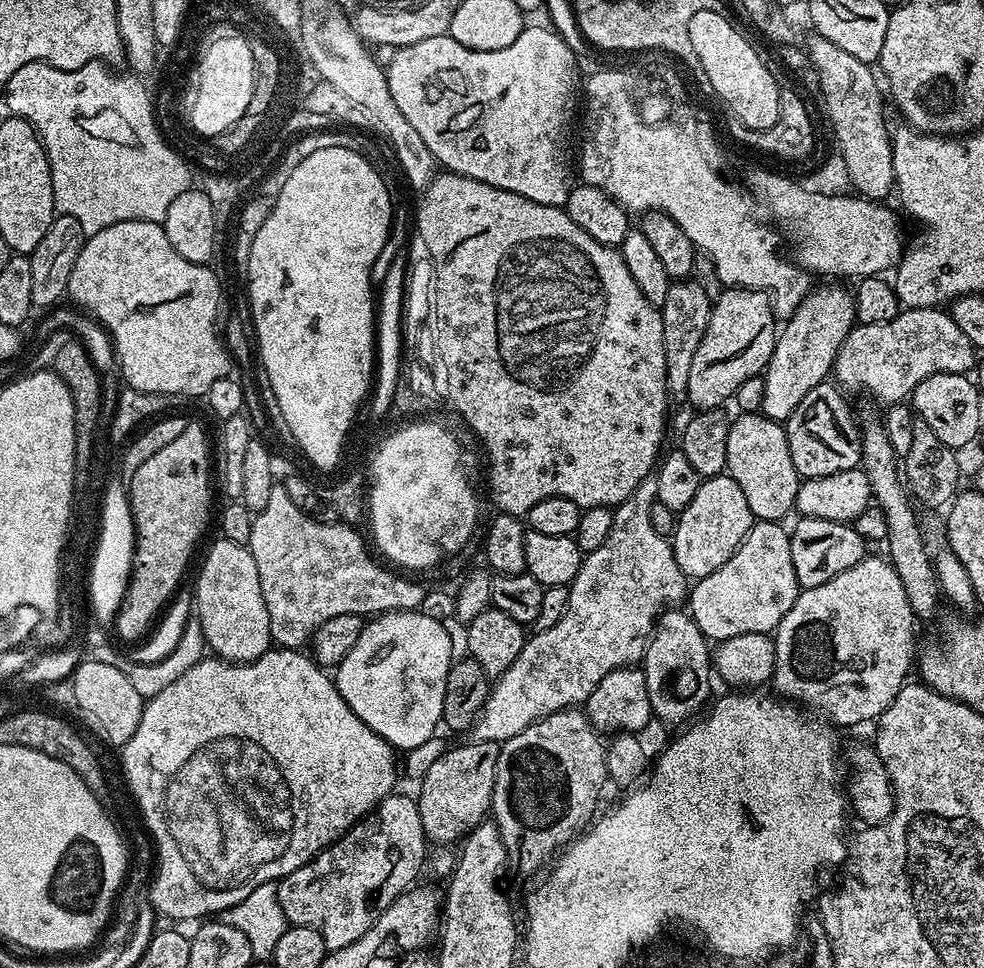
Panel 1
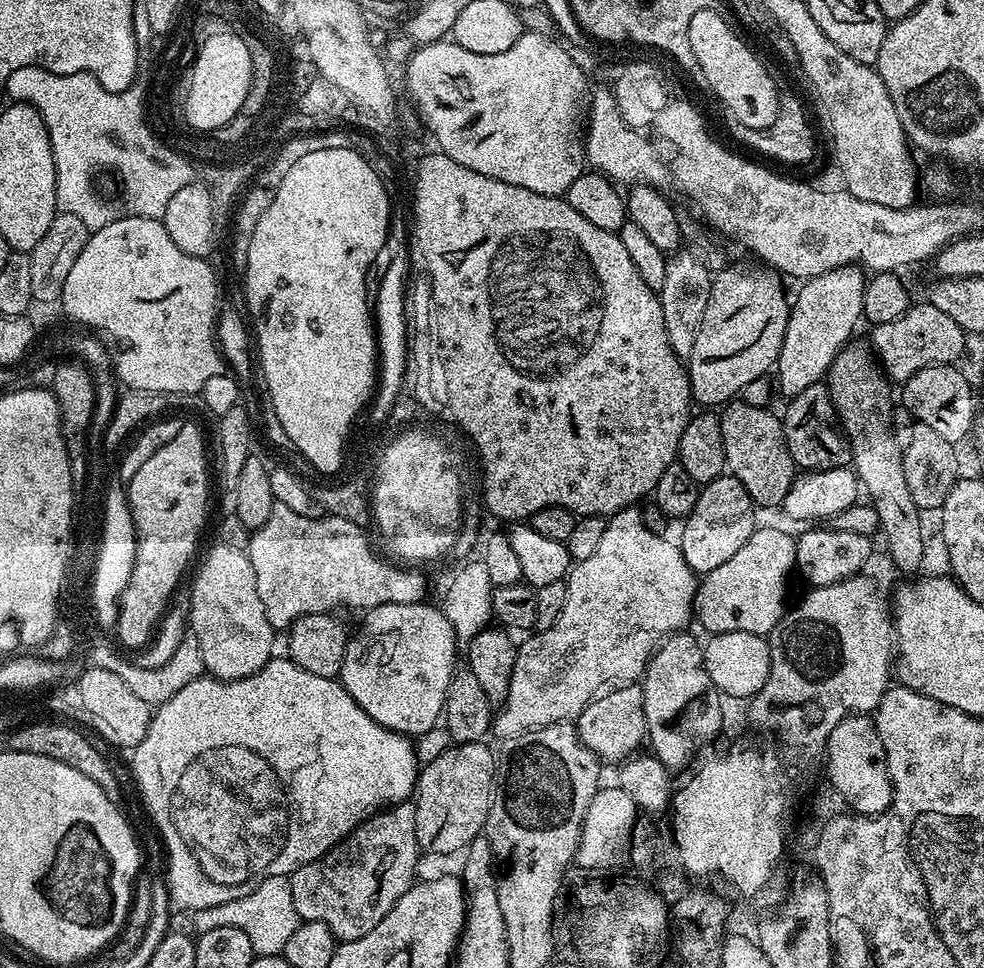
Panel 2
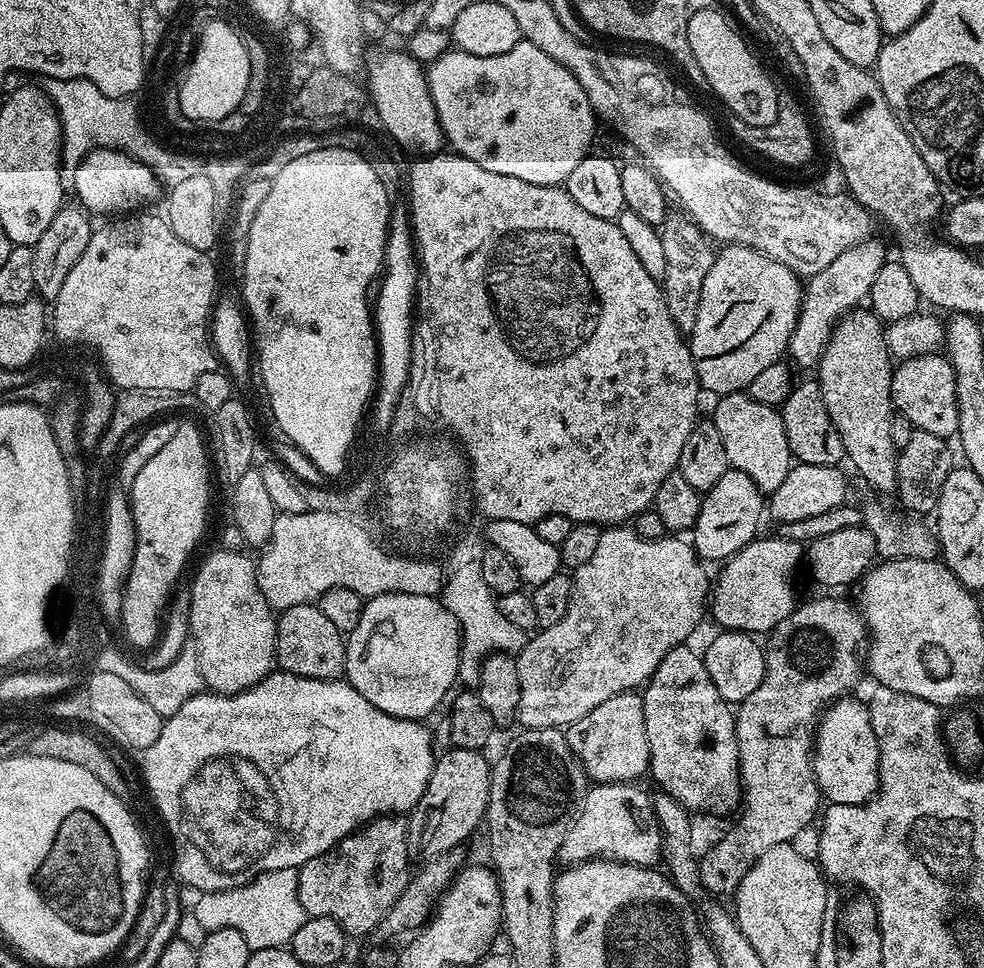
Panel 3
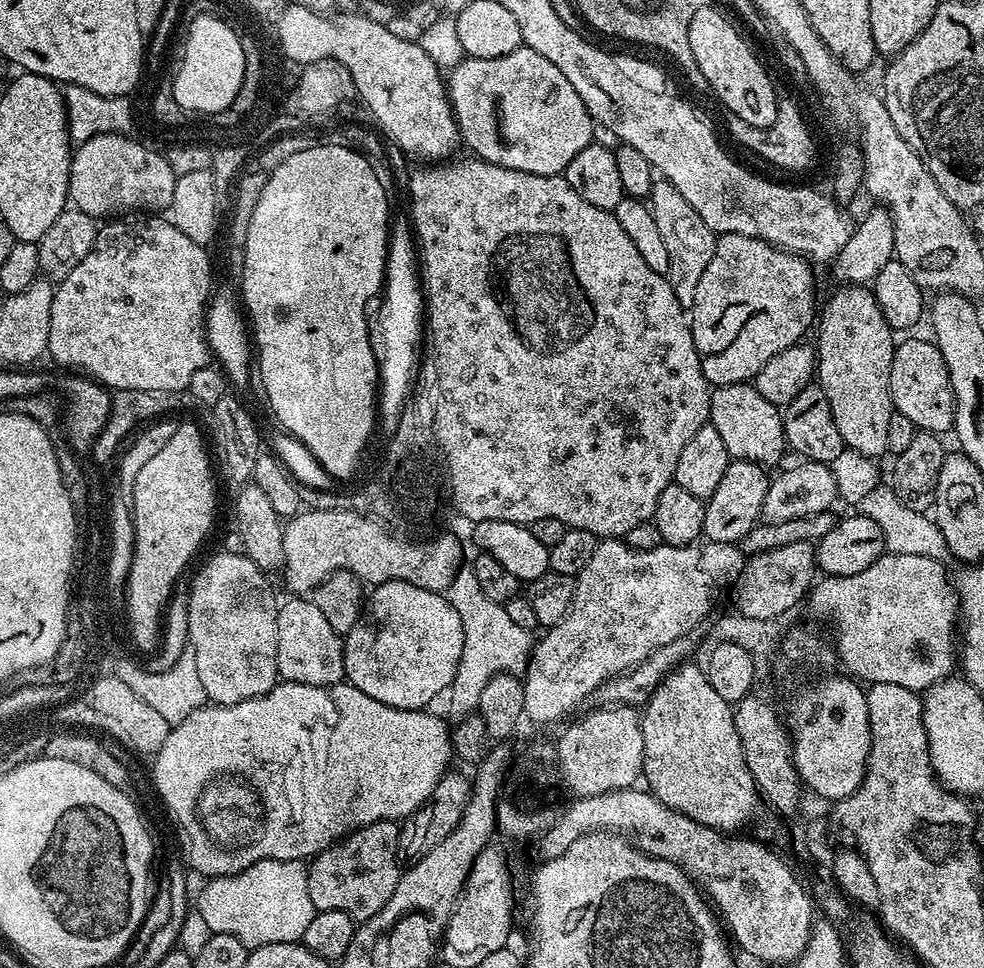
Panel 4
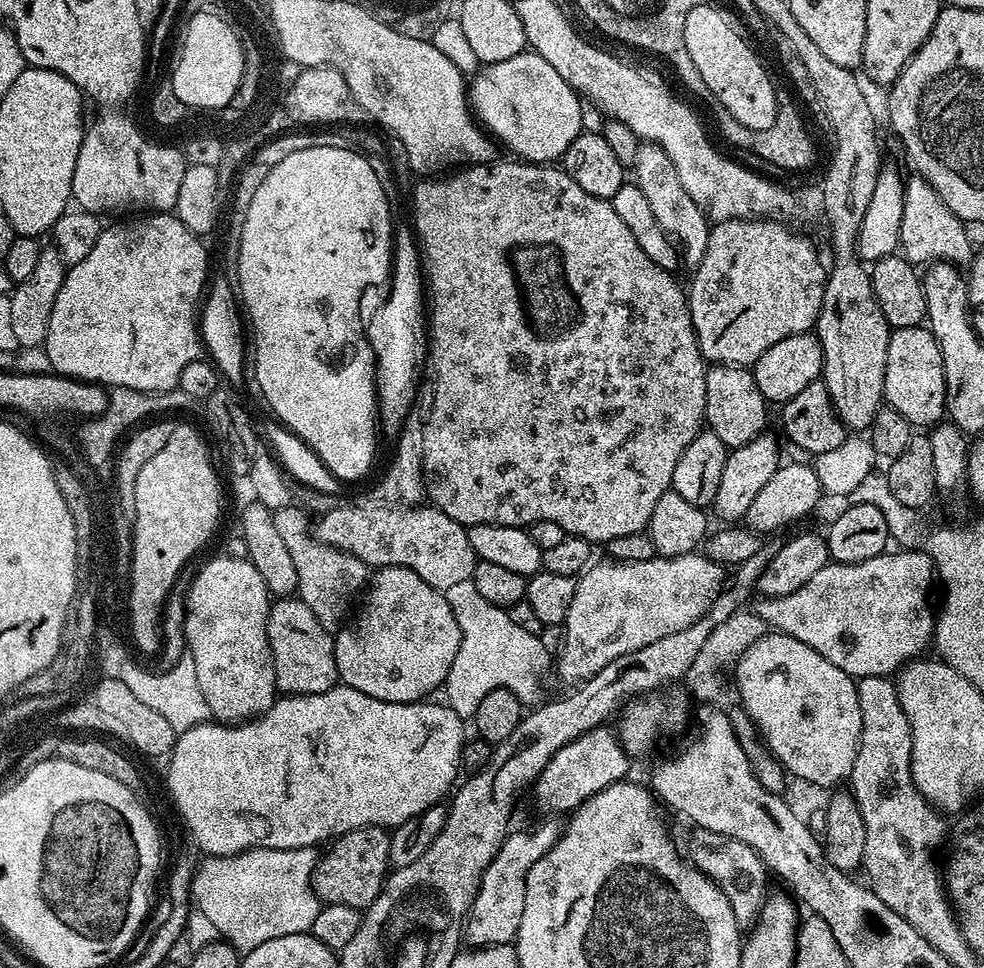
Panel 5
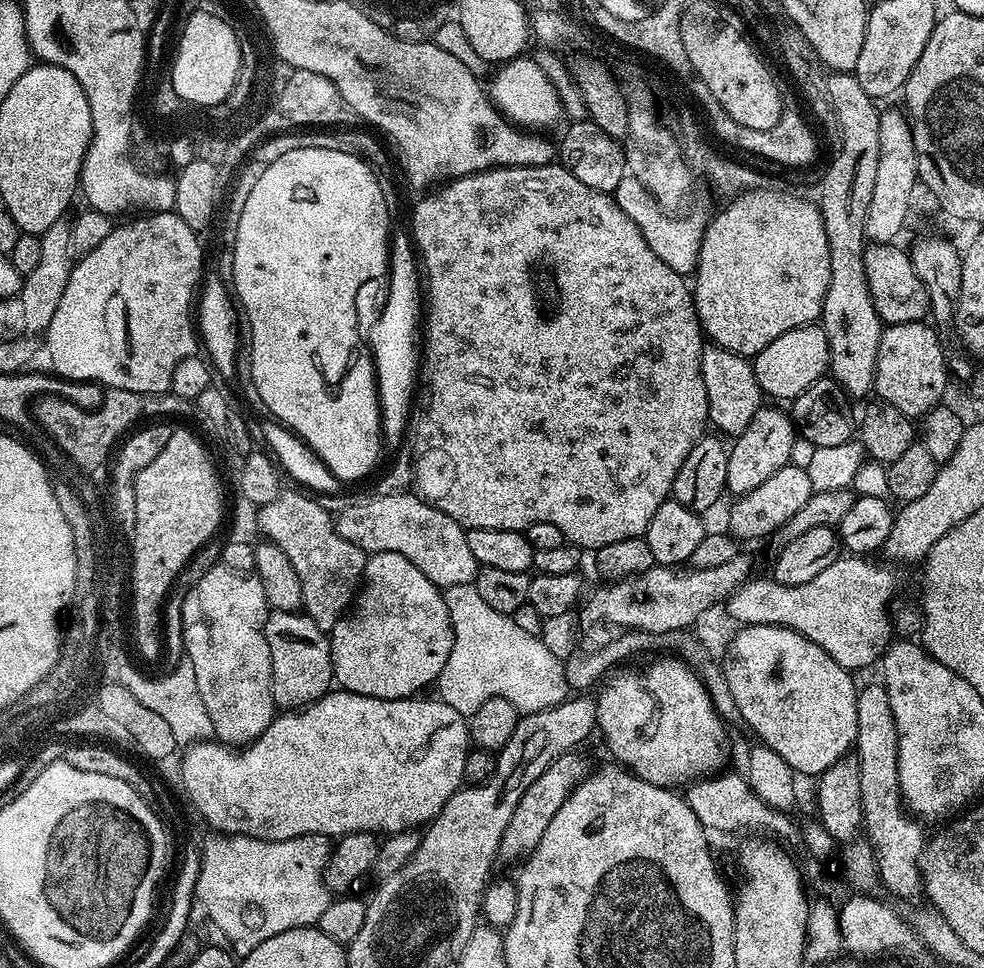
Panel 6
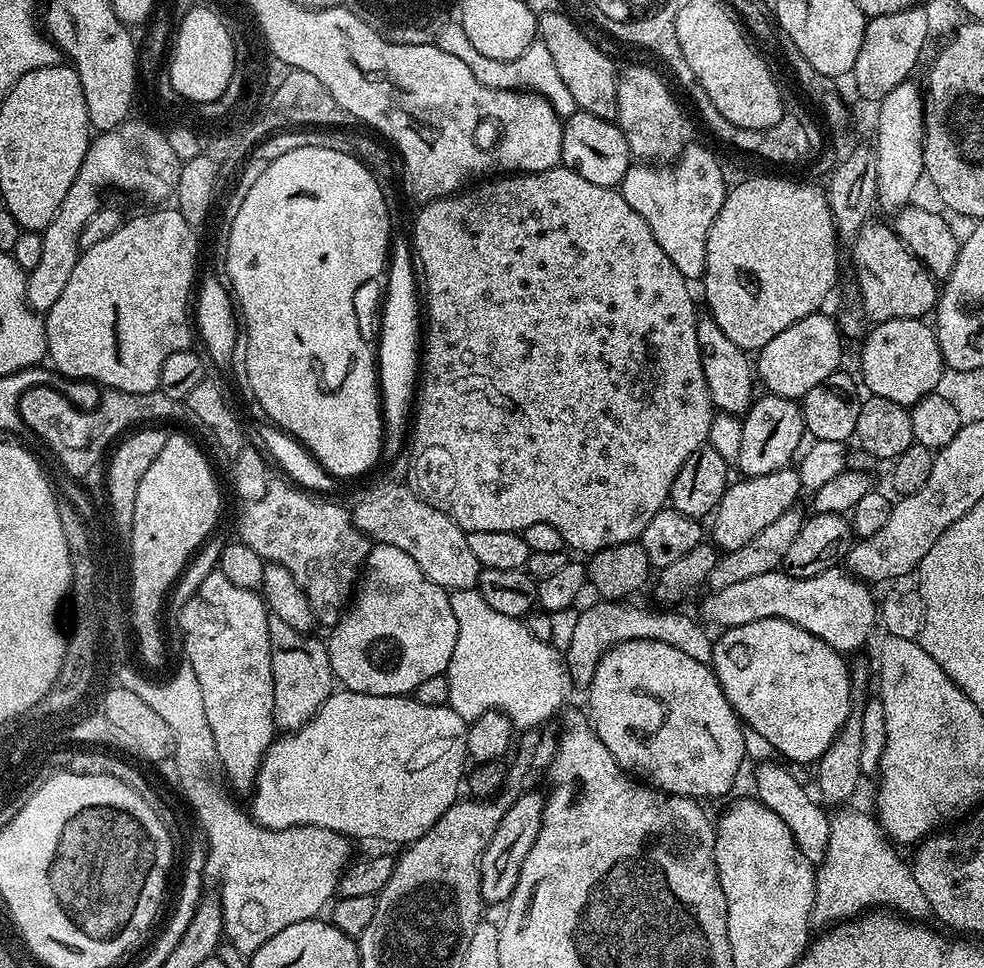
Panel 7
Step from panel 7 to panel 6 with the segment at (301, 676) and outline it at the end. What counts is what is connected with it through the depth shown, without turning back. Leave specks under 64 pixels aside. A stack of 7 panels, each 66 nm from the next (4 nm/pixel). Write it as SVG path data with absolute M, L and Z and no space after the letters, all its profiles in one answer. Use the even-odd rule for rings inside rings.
M269 611L264 623L266 646L270 646L272 697L280 710L299 710L328 695L334 684L332 642L303 611Z

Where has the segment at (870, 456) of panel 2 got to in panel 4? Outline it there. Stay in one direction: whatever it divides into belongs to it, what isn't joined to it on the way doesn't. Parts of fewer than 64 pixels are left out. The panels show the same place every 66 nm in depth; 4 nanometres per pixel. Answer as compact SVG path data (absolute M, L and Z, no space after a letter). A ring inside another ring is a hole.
M850 284L837 289L825 306L823 303L818 316L820 333L814 339L815 379L826 394L826 402L830 402L830 414L834 414L834 426L838 426L838 434L842 434L845 449L863 456L880 458L880 455L888 452L886 433L894 411L890 394L890 366L894 362L898 340L897 337L892 337L895 336L894 329L886 322L886 314L882 314L871 287Z

